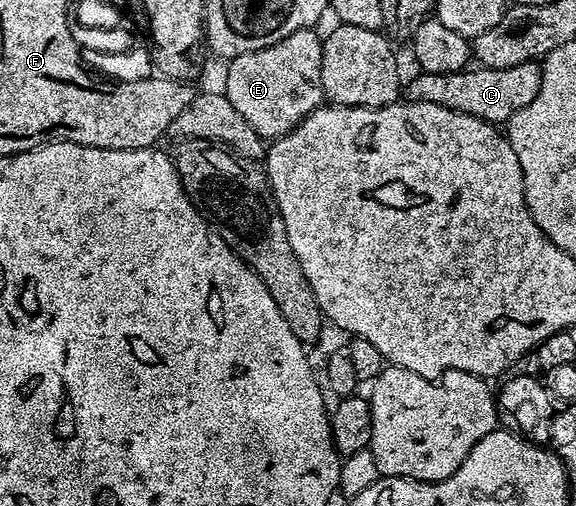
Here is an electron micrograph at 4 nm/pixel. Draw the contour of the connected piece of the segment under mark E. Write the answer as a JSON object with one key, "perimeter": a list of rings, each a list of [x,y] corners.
{"perimeter":[[[314,28],[293,31],[273,47],[249,51],[226,62],[229,103],[241,111],[249,127],[264,139],[283,137],[297,127],[315,109],[324,104],[321,87],[321,51],[323,42]]]}

